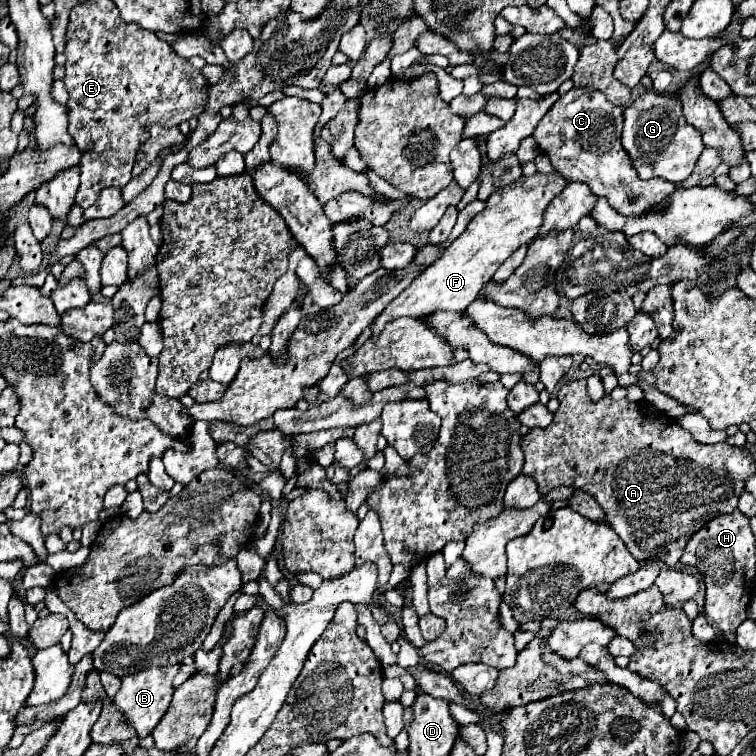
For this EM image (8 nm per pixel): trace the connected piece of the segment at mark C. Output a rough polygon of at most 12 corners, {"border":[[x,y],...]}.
{"border":[[573,88],[533,138],[561,176],[619,214],[667,206],[675,184],[639,180],[623,110]]}

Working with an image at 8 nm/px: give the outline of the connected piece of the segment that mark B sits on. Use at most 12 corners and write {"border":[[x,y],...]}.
{"border":[[181,664],[123,678],[113,704],[139,738],[167,712]]}

